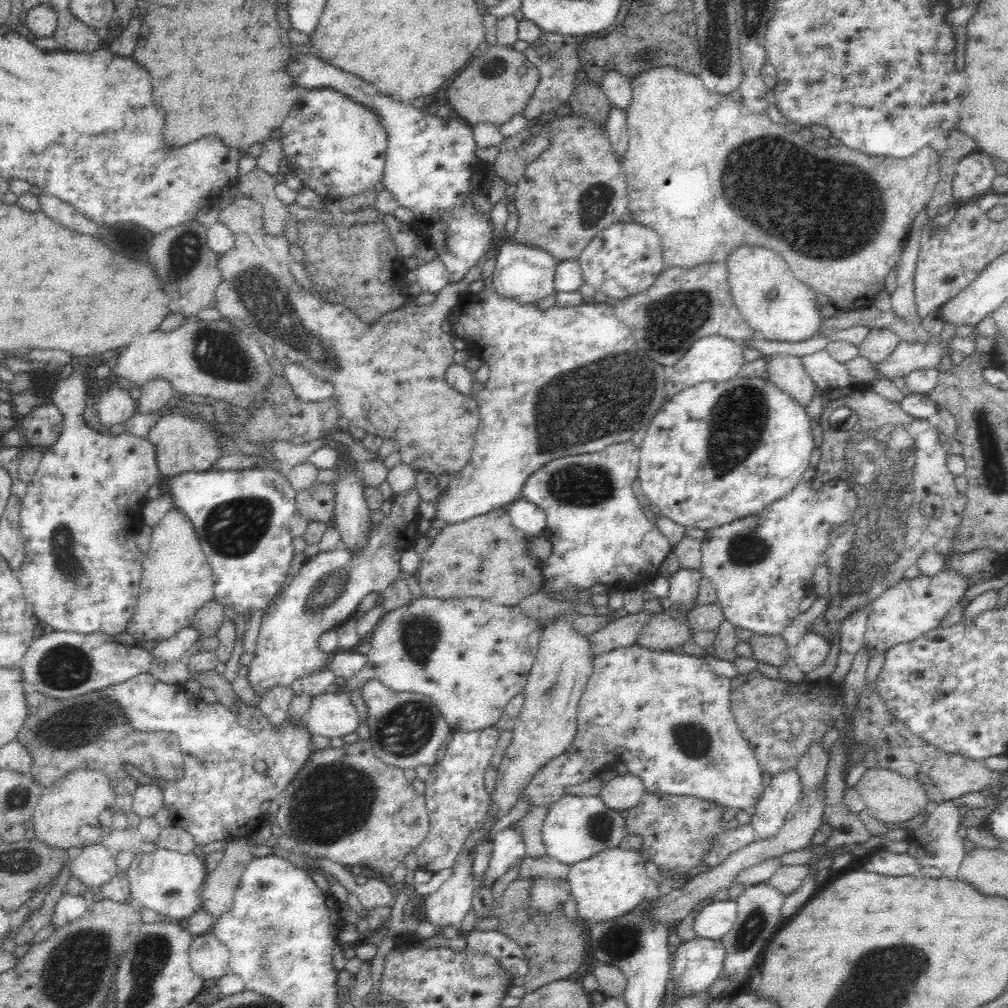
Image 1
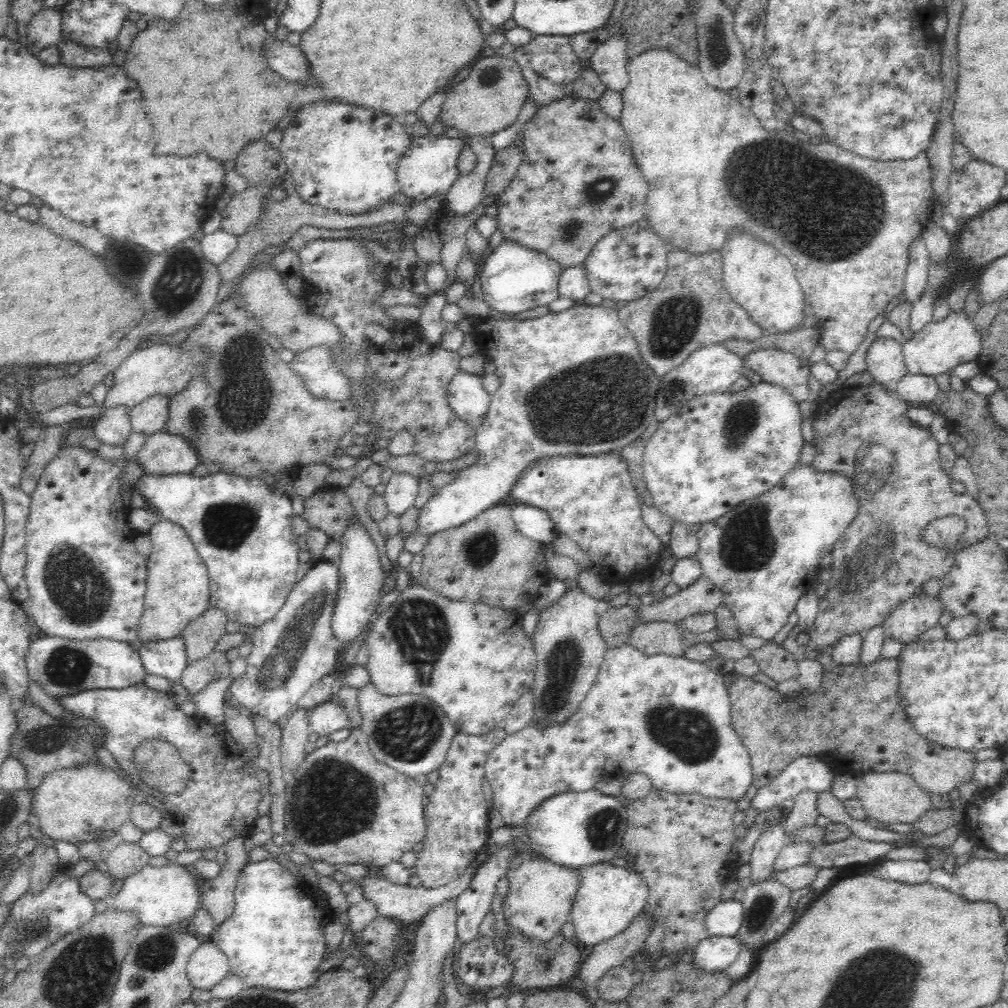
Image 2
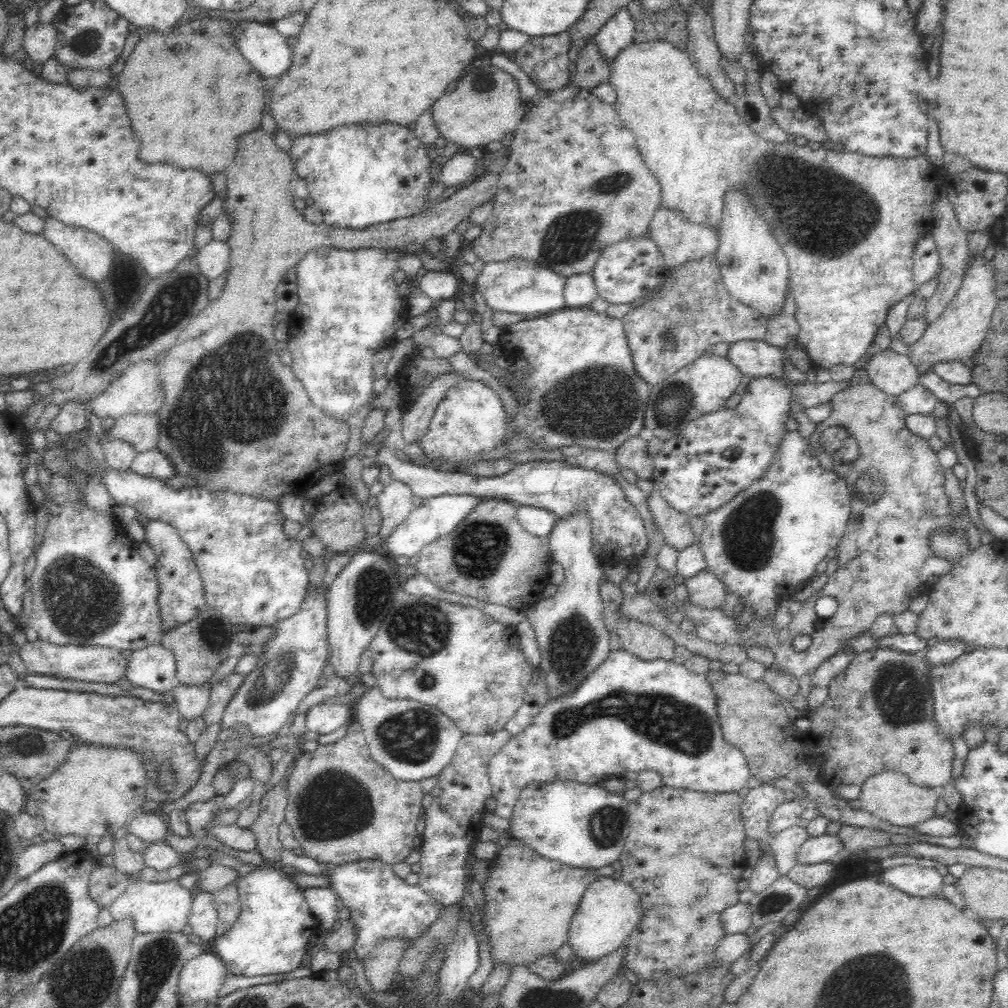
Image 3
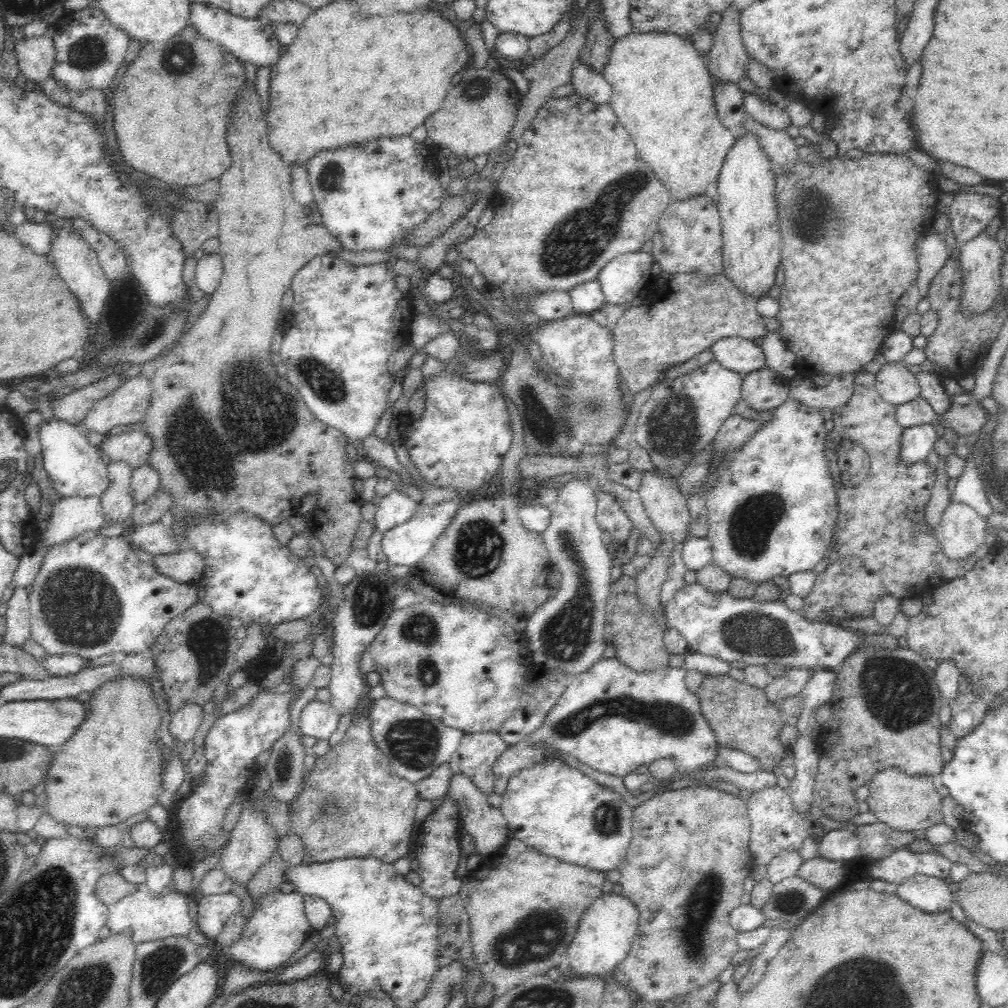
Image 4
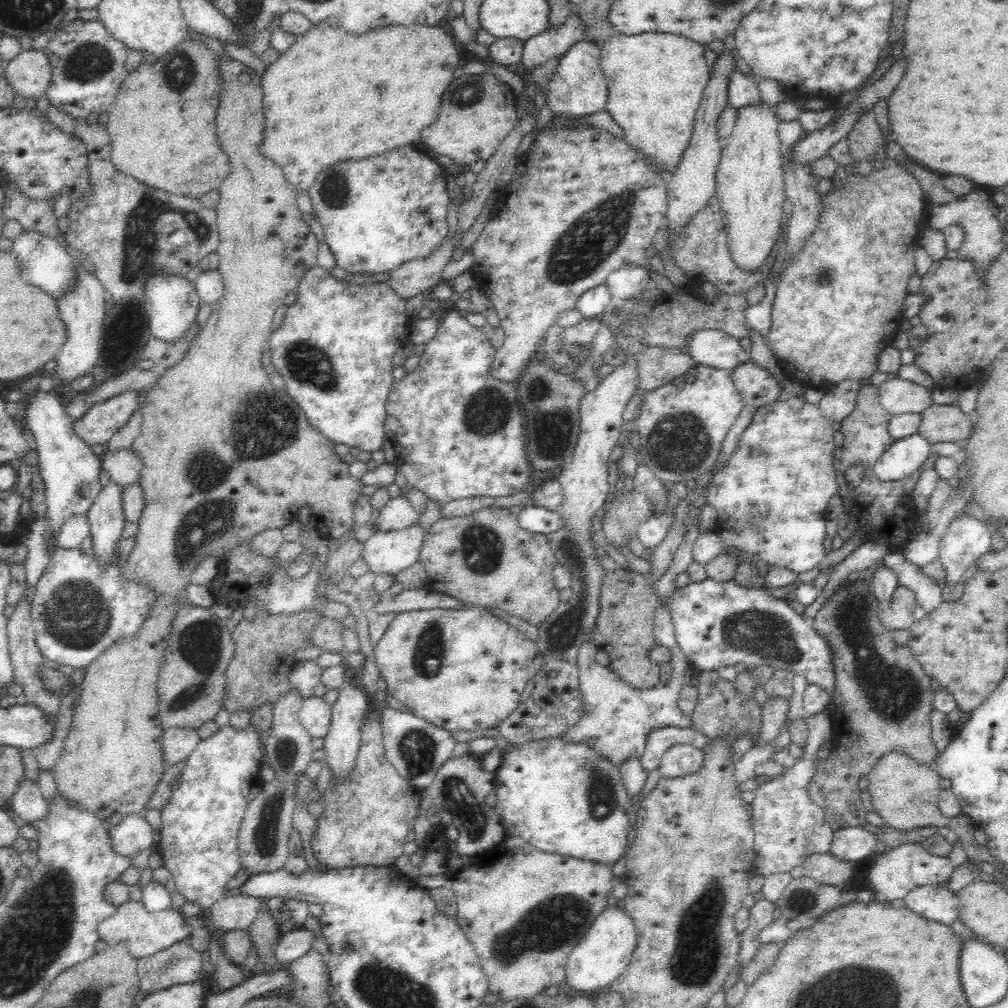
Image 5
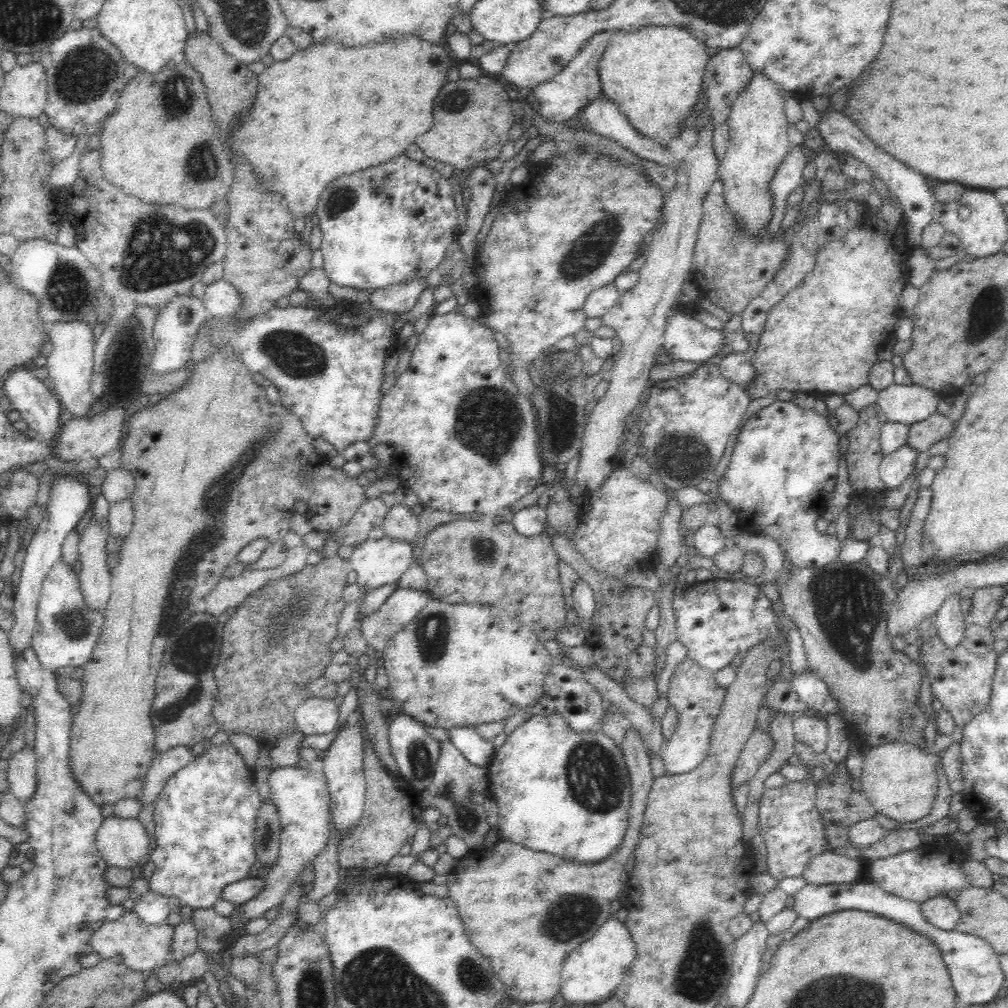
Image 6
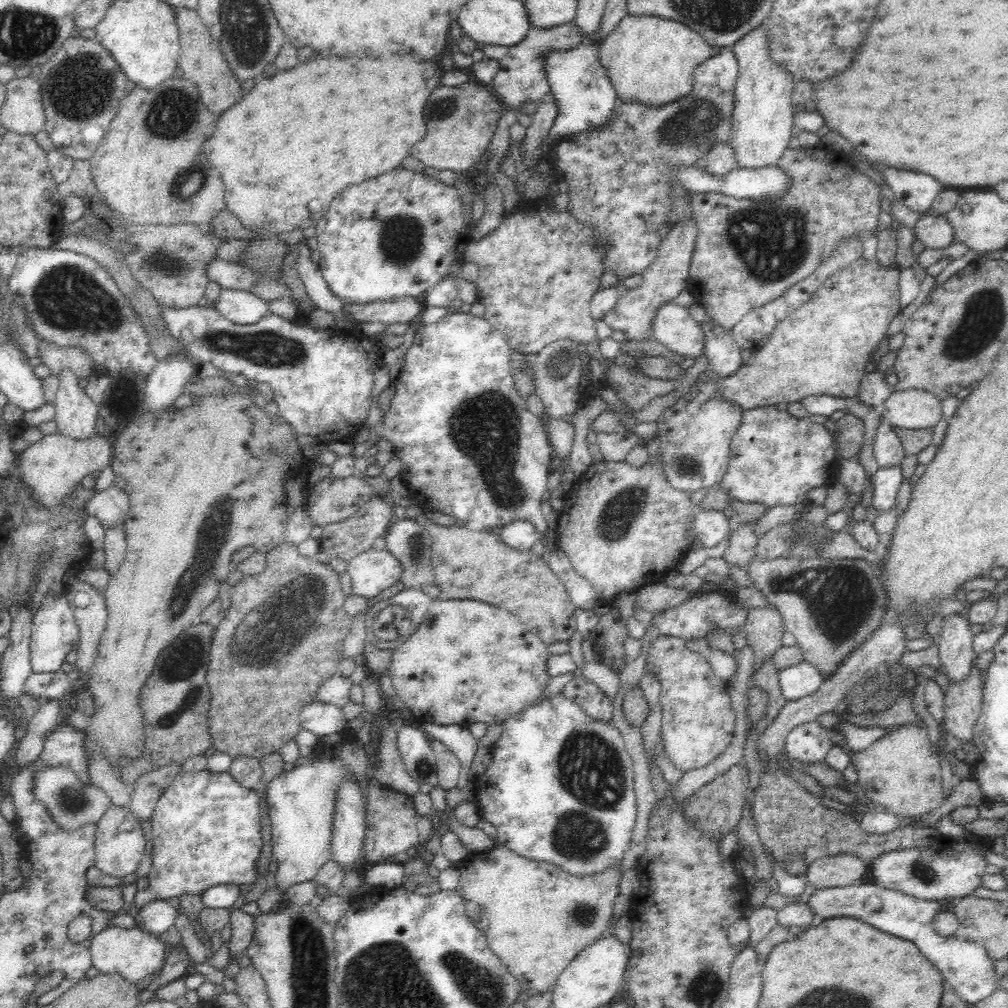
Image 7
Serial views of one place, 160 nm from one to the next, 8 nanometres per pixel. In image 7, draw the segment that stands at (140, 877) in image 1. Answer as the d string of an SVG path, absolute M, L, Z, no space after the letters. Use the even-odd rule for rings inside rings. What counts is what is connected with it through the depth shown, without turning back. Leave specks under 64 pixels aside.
M139 924L128 929L118 926L101 927L90 939L91 966L100 974L120 974L121 978L133 985L146 987L164 960L164 942Z

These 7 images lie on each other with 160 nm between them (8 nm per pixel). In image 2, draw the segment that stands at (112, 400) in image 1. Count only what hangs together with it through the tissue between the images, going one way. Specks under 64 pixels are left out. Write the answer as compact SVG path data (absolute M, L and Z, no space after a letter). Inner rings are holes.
M112 407L103 410L93 428L94 437L100 441L100 444L124 448L131 434L128 410L129 408L126 407Z

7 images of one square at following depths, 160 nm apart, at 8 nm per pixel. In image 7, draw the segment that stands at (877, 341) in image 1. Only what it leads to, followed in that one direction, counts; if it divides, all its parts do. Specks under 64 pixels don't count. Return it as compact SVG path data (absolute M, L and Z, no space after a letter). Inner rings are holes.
M925 390L893 392L882 404L881 417L893 427L933 429L943 419L941 401Z

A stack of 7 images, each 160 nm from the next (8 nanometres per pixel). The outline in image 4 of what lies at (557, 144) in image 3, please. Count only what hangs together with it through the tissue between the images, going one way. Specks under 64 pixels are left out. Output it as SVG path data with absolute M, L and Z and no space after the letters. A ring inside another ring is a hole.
M576 93L560 98L549 97L540 107L540 110L537 110L536 116L531 120L531 125L522 133L516 143L517 149L513 157L505 165L502 164L501 174L498 176L493 200L494 218L487 226L478 229L475 236L456 245L455 248L459 253L459 261L474 262L477 271L486 279L486 290L498 289L504 298L504 305L512 310L513 314L524 315L531 313L528 300L532 300L536 295L550 294L550 292L558 292L558 290L570 292L580 284L598 280L598 274L602 272L604 266L616 259L620 254L640 252L640 249L643 248L647 241L653 240L654 234L658 230L660 218L666 212L666 208L670 206L673 198L668 187L664 186L664 183L657 178L647 162L640 158L638 149L636 149L636 145L630 138L630 133L620 124L620 121L616 118L616 113L612 111L612 107L608 103L598 105L576 95ZM584 210L594 210L594 212L602 210L606 214L584 214Z

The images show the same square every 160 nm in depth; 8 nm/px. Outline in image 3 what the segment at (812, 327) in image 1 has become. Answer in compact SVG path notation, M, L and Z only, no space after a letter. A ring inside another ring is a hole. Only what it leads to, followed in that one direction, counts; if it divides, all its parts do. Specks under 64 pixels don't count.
M736 188L728 190L724 196L724 212L717 230L719 248L716 261L726 286L736 300L755 308L767 319L784 306L784 295L789 288L789 267L787 257L782 251L768 224L756 212L754 204L744 192Z

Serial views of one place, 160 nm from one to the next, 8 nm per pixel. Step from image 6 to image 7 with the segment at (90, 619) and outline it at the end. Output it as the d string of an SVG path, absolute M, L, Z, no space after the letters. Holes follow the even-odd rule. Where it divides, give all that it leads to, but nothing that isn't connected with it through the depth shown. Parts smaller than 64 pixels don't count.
M64 591L48 595L33 616L30 642L30 664L33 673L61 670L69 650L78 644L78 625L73 610L68 605Z

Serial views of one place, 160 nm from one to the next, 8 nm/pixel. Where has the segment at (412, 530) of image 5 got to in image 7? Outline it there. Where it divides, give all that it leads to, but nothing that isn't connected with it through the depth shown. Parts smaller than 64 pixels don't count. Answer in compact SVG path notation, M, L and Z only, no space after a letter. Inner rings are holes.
M370 549L347 562L346 572L352 582L351 592L365 599L374 598L400 580L400 561L386 549Z

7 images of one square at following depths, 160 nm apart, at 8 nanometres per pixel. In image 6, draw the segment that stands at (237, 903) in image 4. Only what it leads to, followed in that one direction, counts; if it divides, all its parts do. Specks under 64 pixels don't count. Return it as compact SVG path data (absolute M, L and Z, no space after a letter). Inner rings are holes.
M315 765L308 769L292 766L277 768L270 774L270 800L276 805L278 819L280 820L280 845L278 845L278 858L272 868L263 877L266 884L264 888L246 902L243 902L241 913L232 913L229 916L233 928L239 933L250 918L264 916L273 906L281 904L282 897L289 888L300 881L300 874L308 864L325 849L331 834L331 811L329 810L330 797L327 787L327 778L320 766Z

